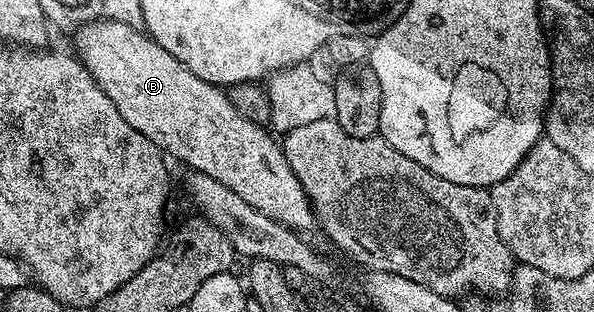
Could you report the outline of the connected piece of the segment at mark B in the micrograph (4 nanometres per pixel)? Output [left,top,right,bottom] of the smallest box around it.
[73,22,315,232]

